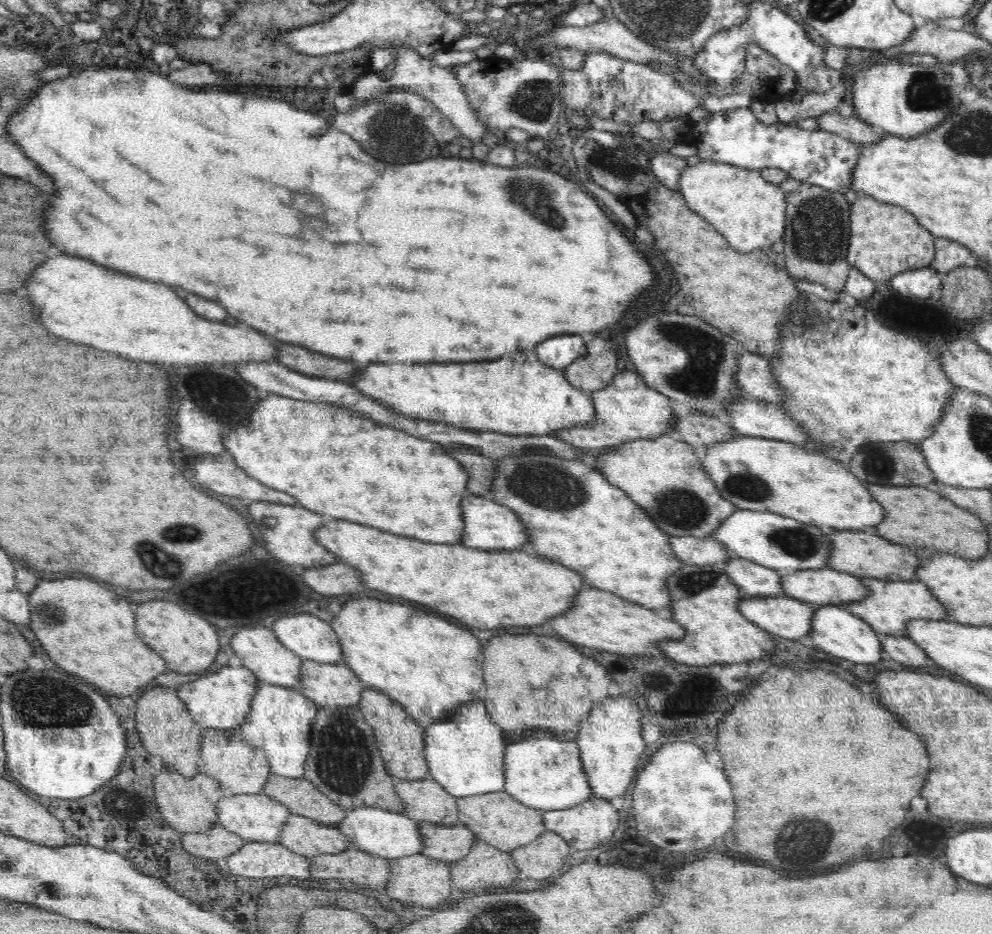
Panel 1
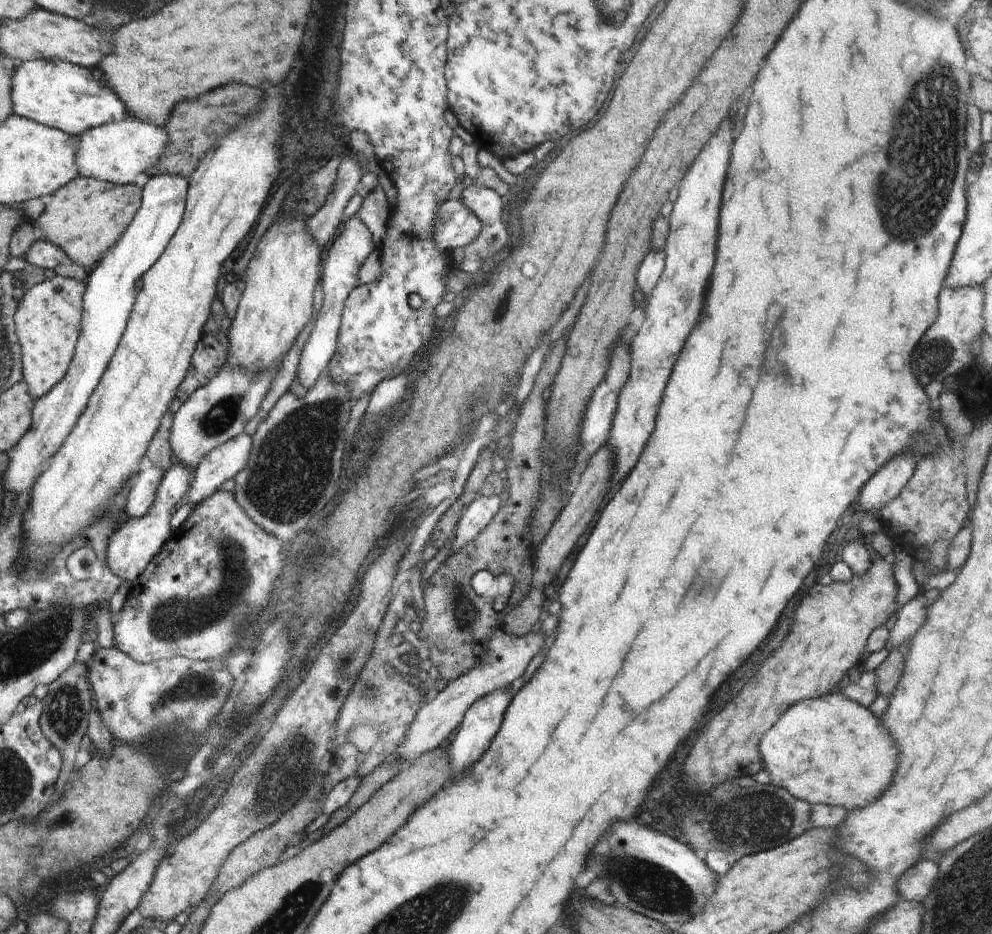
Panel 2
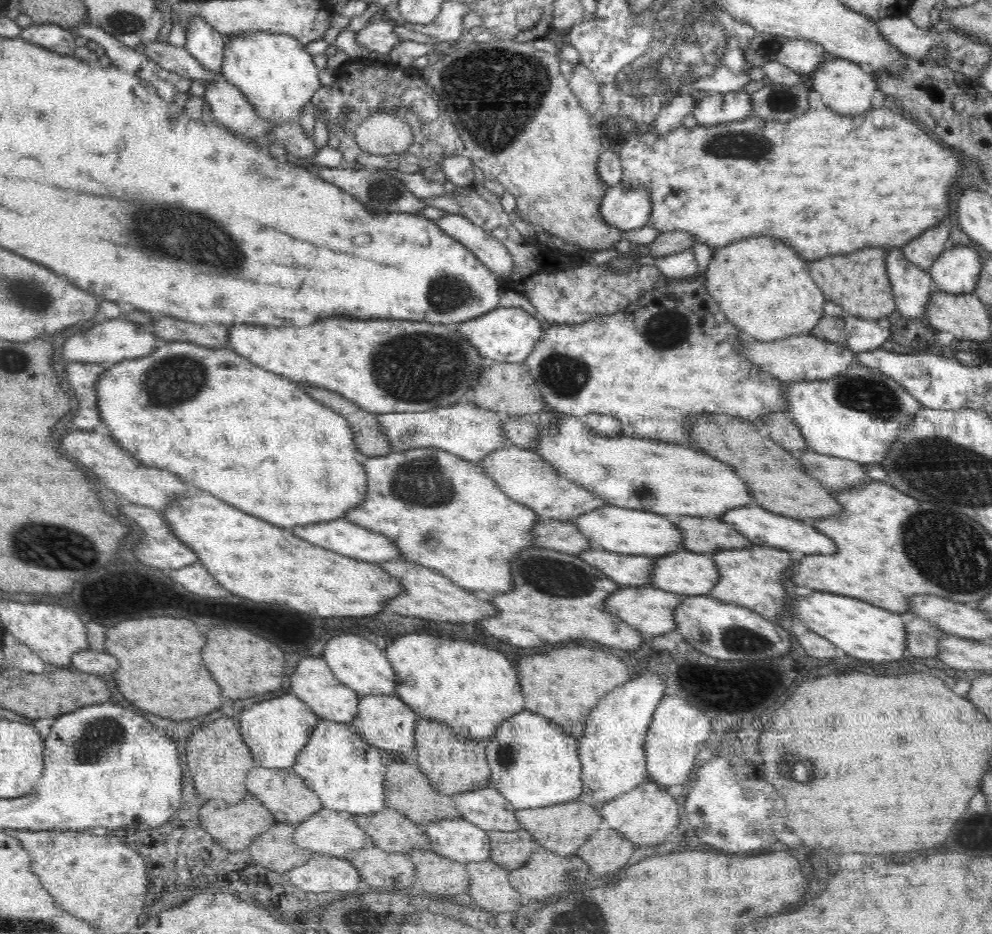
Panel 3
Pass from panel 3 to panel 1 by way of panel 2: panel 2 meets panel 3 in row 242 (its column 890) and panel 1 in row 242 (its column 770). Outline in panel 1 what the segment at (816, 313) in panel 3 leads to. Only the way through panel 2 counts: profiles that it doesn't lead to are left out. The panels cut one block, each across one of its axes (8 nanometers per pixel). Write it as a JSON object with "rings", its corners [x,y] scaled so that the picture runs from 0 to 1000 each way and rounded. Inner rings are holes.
{"rings":[[[706,171],[700,178],[693,178],[685,188],[685,207],[695,224],[712,234],[734,258],[735,264],[744,270],[776,267],[778,261],[790,255],[792,244],[792,211],[785,198],[778,197],[764,182],[754,182],[731,173]]]}

